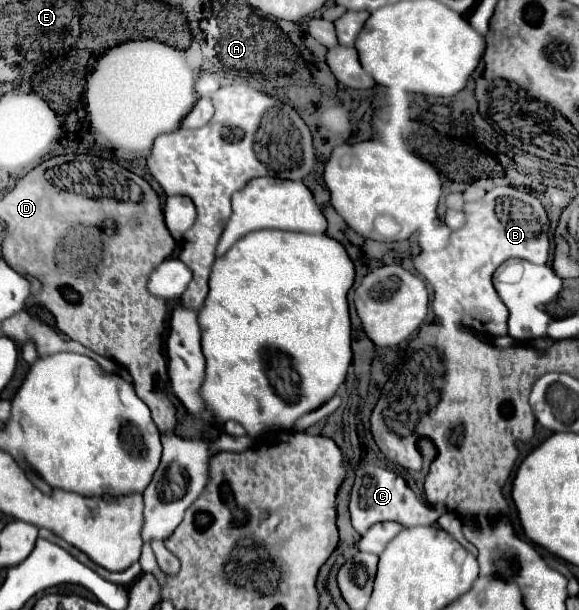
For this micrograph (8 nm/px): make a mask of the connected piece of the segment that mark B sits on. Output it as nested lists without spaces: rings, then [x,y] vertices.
[[[512,186],[492,188],[482,200],[466,204],[464,214],[466,224],[452,232],[450,244],[442,252],[422,252],[414,258],[414,266],[434,288],[432,308],[438,318],[450,318],[460,326],[500,336],[508,330],[508,308],[492,288],[492,274],[508,258],[546,264],[550,256],[550,220],[538,198]]]

